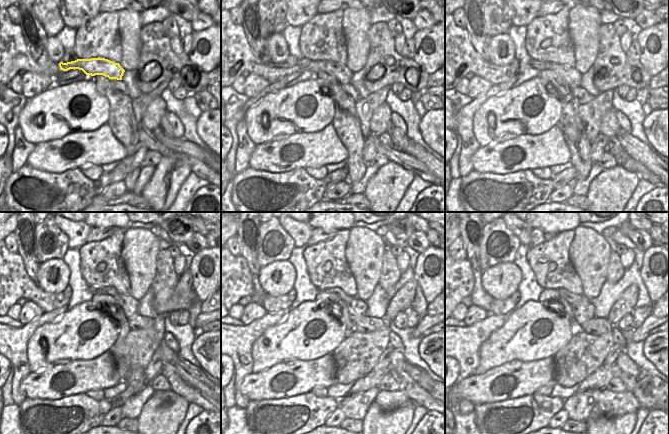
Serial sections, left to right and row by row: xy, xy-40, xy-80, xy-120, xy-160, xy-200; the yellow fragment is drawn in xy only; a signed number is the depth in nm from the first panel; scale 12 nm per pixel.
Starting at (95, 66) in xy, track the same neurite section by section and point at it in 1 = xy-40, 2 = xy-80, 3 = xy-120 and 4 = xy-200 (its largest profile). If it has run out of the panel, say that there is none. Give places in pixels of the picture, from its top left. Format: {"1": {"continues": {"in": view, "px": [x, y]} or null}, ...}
{"1": {"continues": {"in": "xy-40", "px": [343, 75]}}, "2": {"continues": {"in": "xy-80", "px": [572, 77]}}, "3": {"continues": {"in": "xy-120", "px": [128, 304]}}, "4": {"continues": {"in": "xy-200", "px": [582, 313]}}}

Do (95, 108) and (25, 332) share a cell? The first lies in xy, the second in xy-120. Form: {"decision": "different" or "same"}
{"decision": "different"}

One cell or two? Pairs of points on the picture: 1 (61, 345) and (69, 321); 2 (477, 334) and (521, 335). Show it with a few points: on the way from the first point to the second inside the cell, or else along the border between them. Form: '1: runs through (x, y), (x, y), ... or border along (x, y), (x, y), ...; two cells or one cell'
1: runs through (65, 339), (69, 335), (69, 327); one cell
2: border along (508, 319), (481, 345), (478, 352), (479, 355); two cells

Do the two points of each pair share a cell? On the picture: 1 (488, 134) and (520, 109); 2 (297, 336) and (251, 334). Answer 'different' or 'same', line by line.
1: same
2: different

